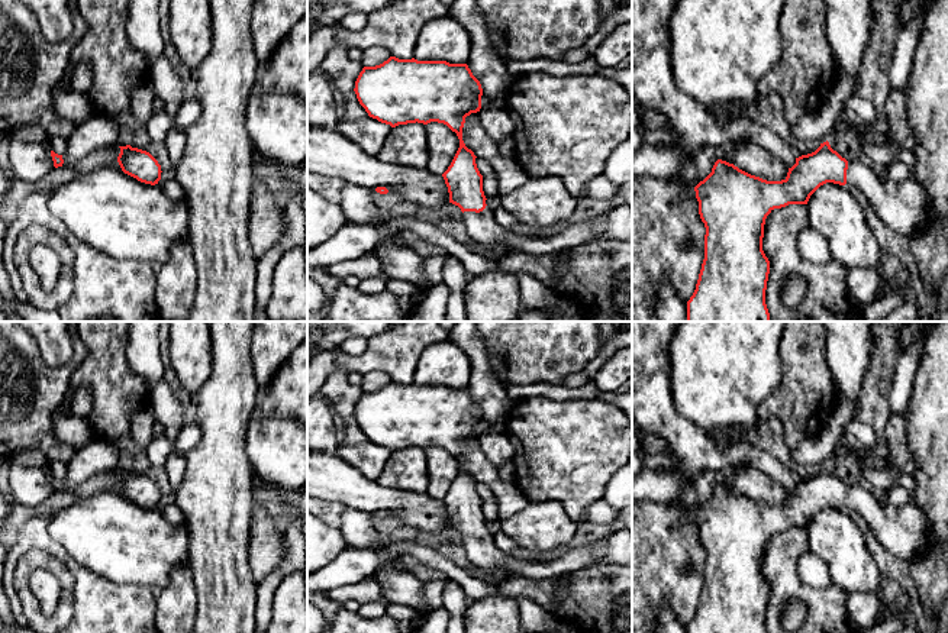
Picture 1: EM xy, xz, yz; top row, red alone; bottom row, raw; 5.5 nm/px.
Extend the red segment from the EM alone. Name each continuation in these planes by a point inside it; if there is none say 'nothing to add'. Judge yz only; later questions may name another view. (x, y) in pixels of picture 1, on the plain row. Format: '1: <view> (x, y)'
1: yz (903, 530)

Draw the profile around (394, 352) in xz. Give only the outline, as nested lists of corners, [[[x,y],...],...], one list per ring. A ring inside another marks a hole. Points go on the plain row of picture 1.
[[[403,322],[399,327],[386,330],[384,333],[368,339],[367,351],[359,356],[346,353],[325,352],[307,362],[307,400],[320,395],[320,385],[338,368],[349,374],[367,375],[381,371],[390,381],[399,384],[412,384],[416,371],[416,364],[422,352],[433,343],[448,340],[448,332],[439,322]]]

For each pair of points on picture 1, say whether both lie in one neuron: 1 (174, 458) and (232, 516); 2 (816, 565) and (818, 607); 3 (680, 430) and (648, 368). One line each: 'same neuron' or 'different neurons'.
1: different neurons
2: different neurons
3: same neuron

